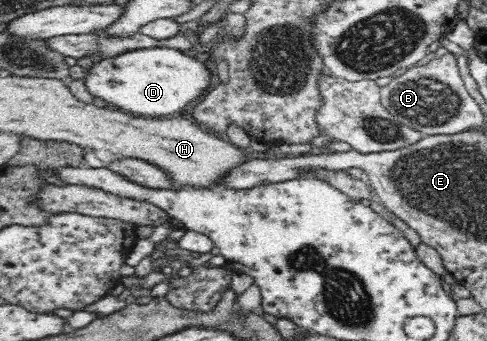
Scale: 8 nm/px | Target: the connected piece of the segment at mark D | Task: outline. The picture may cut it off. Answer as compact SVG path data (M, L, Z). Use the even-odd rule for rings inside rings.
M141 48L124 52L114 58L103 58L98 64L90 68L90 72L85 74L86 89L90 91L92 97L101 98L109 106L128 110L128 114L144 114L144 117L164 118L166 114L180 112L182 108L190 106L194 100L198 100L204 92L210 88L212 83L213 70L210 70L205 63L194 58L193 53L184 53L173 48Z

